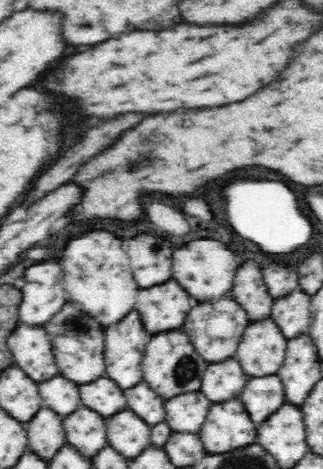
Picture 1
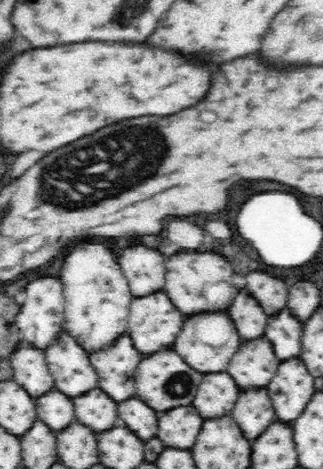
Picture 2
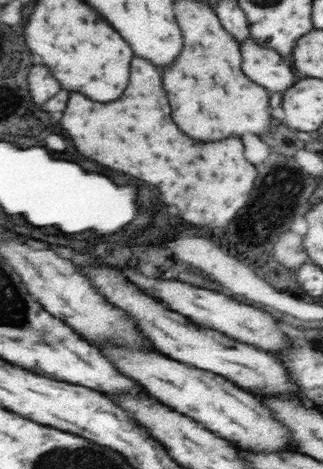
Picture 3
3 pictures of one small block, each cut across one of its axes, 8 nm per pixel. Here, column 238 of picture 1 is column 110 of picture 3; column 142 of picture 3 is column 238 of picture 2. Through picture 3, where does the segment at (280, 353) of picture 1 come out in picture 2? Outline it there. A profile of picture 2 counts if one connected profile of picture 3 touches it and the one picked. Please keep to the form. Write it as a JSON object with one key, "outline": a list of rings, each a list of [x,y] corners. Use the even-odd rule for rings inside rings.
{"outline":[[[264,336],[254,338],[236,352],[232,362],[228,364],[228,372],[236,376],[236,382],[242,388],[266,386],[276,374],[278,364],[282,362],[282,360],[276,360],[274,350],[276,348],[268,338]]]}

